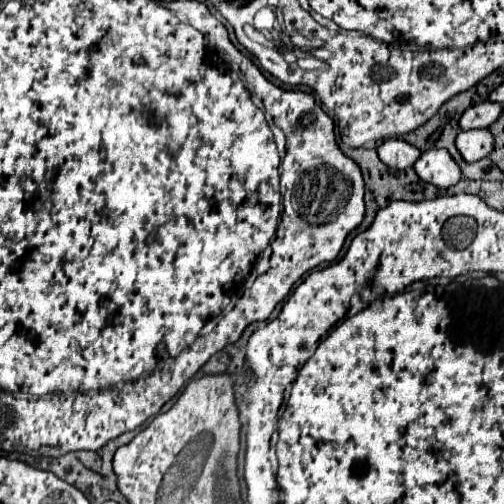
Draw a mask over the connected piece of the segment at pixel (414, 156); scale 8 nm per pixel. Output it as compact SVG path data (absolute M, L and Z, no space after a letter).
M384 140L378 148L378 158L392 170L404 170L404 168L412 168L414 162L418 160L420 150L416 150L412 144L404 142L404 140Z

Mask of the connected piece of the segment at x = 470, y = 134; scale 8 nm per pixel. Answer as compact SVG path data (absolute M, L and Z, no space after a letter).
M466 130L456 136L456 148L466 162L478 162L490 154L494 138L490 130Z

